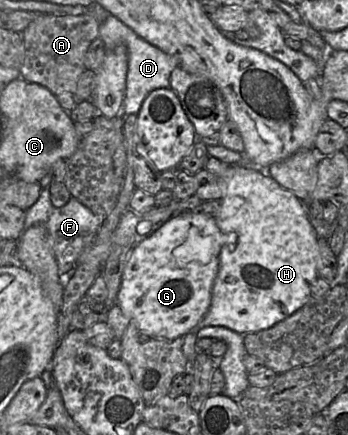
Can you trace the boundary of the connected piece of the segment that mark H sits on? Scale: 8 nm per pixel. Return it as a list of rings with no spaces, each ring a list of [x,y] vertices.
[[[211,155],[205,165],[205,169],[222,177],[226,182],[226,193],[224,197],[220,199],[220,211],[218,216],[215,218],[218,227],[225,234],[225,243],[219,256],[219,268],[212,287],[210,308],[201,321],[195,327],[193,327],[191,332],[183,337],[182,351],[188,363],[192,363],[196,356],[196,341],[198,340],[197,333],[200,329],[208,326],[223,326],[235,331],[238,334],[245,335],[271,328],[275,324],[294,314],[309,301],[309,299],[312,297],[313,283],[318,277],[317,262],[319,253],[319,237],[311,224],[311,216],[308,216],[308,205],[305,204],[305,201],[300,200],[291,191],[283,188],[265,170],[257,171],[240,164],[225,163],[215,157],[212,157]]]

